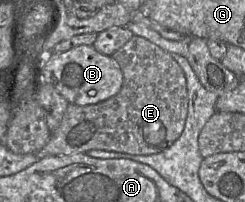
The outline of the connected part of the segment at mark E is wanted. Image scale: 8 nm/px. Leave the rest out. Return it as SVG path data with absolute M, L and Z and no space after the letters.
M134 36L111 58L123 74L119 93L97 104L69 104L63 119L38 159L104 150L130 155L157 154L182 134L188 113L185 74L172 55L145 38Z

